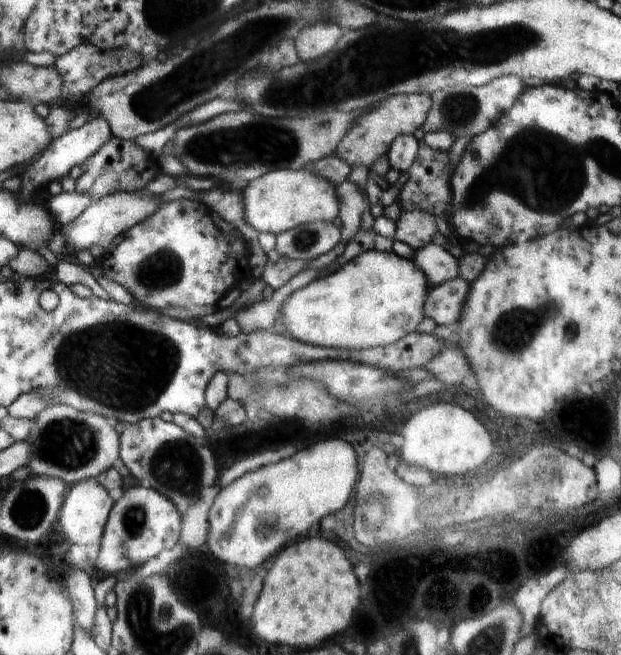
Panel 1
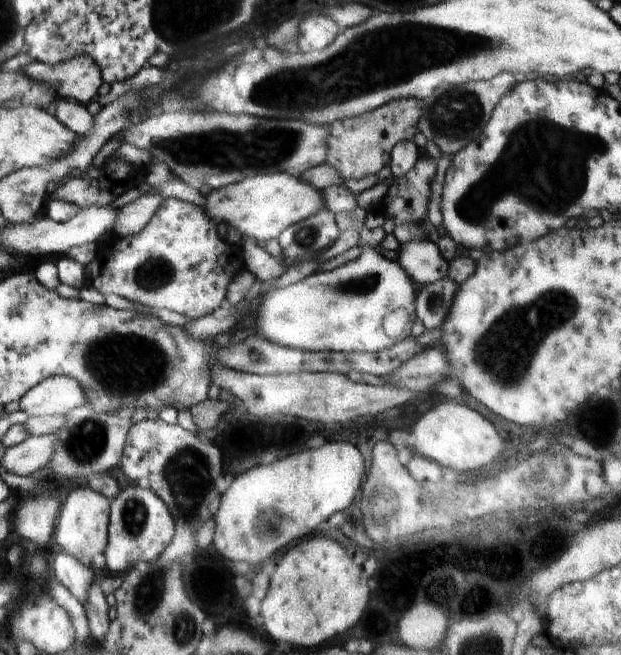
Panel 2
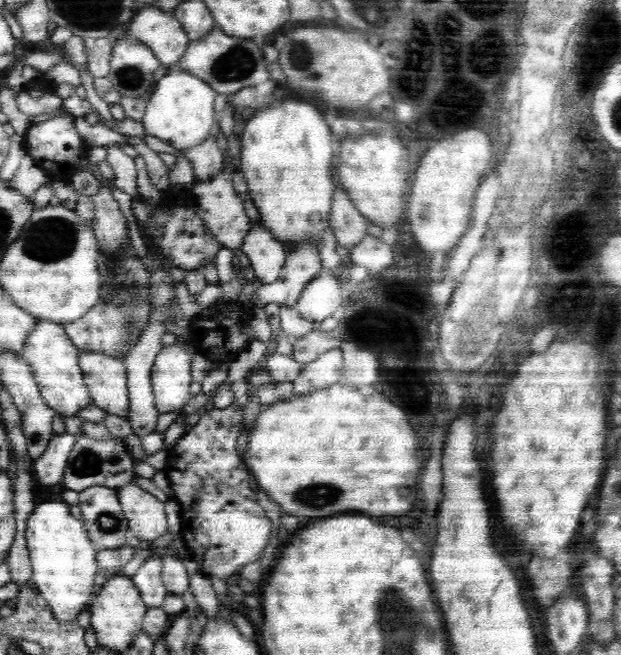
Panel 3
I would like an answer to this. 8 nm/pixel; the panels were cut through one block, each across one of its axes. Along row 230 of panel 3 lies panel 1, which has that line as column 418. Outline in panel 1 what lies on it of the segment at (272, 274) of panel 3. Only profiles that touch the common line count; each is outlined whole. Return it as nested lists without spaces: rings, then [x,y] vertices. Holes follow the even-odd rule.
[[[432,242],[424,248],[415,250],[410,260],[426,275],[431,286],[458,277],[458,260],[450,251]]]

